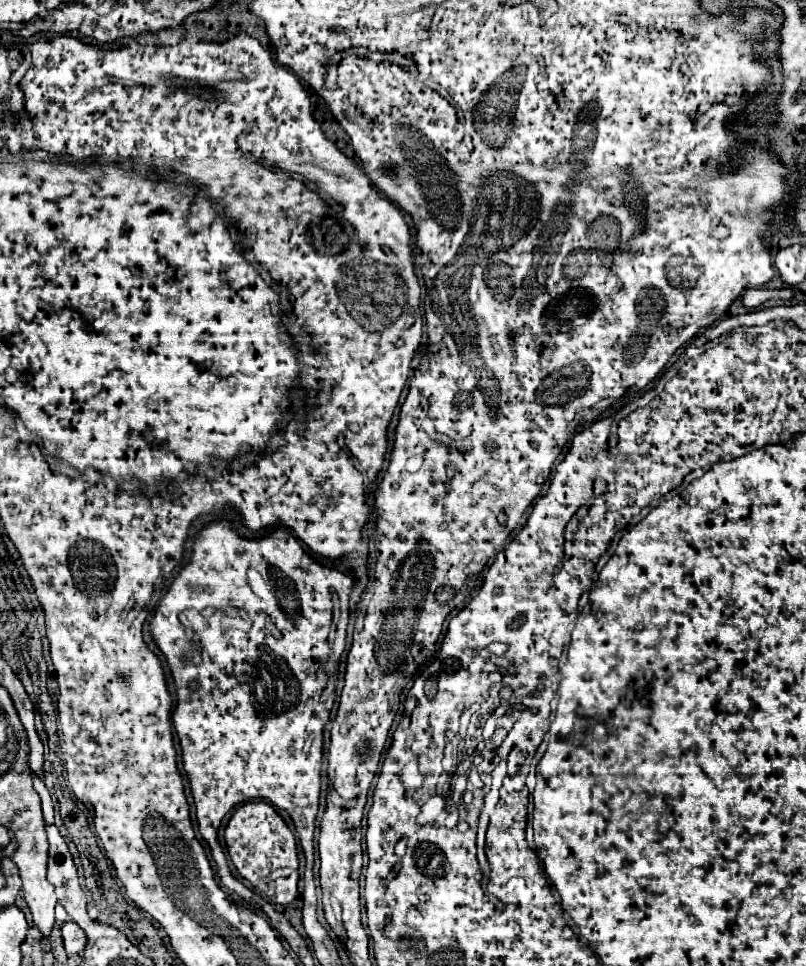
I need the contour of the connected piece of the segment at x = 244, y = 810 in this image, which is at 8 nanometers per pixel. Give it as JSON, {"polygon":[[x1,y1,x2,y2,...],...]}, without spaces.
{"polygon":[[248,801,234,811,226,827,228,855,238,869,238,873,262,891,268,901,288,905,296,897,298,887,298,859,296,859,296,839,284,819,266,801]]}

